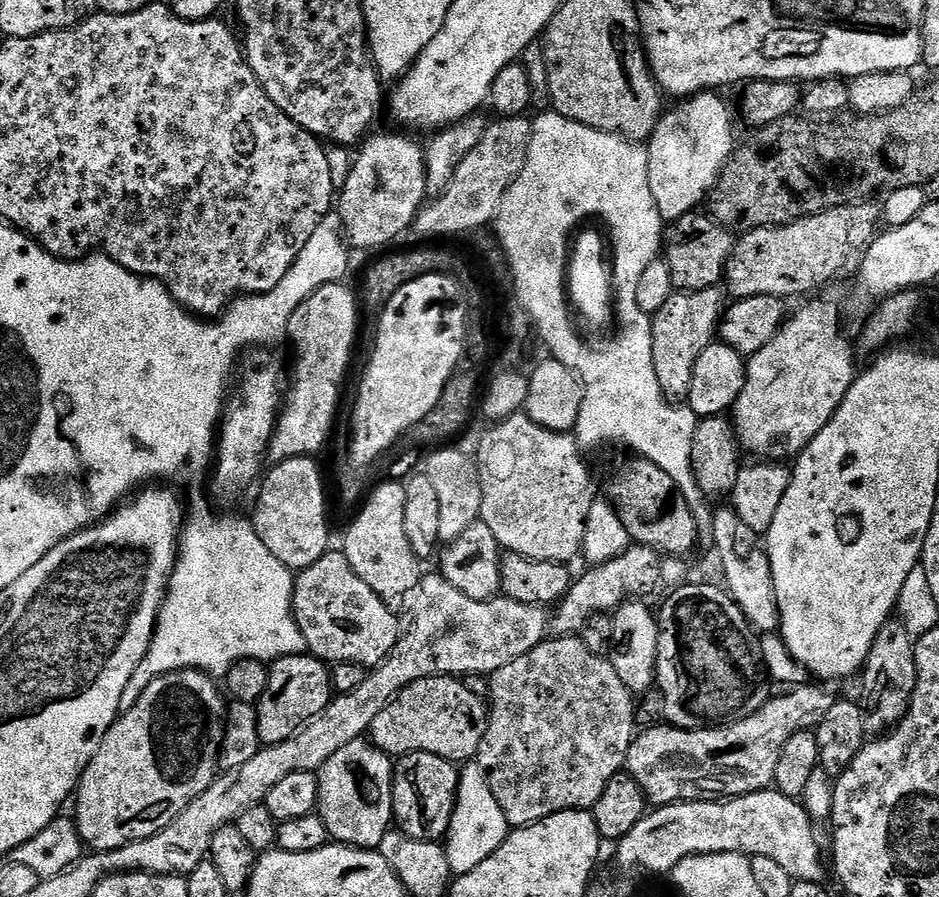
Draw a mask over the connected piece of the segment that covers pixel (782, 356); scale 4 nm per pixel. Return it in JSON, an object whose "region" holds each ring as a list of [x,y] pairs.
{"region":[[[834,296],[812,300],[797,316],[787,317],[772,341],[747,357],[742,394],[738,394],[730,409],[730,421],[739,447],[747,455],[748,452],[752,455],[749,457],[763,458],[768,462],[791,461],[828,425],[830,418],[834,418],[838,406],[842,406],[842,398],[846,398],[858,375],[852,336],[844,325],[847,312],[847,306]]]}

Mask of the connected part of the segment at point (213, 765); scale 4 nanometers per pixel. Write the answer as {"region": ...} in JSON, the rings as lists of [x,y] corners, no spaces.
{"region":[[[196,669],[171,672],[169,675],[162,675],[155,679],[143,691],[142,696],[138,698],[138,702],[134,702],[134,706],[130,706],[130,710],[121,712],[116,717],[115,722],[110,726],[110,730],[102,738],[102,742],[98,746],[94,758],[86,766],[86,770],[80,775],[80,783],[74,793],[74,801],[76,800],[74,821],[77,832],[83,843],[92,852],[109,852],[115,848],[126,846],[130,842],[138,842],[142,838],[150,838],[154,834],[158,834],[158,830],[165,828],[198,794],[204,793],[211,786],[218,775],[220,742],[223,739],[224,731],[222,711],[226,706],[226,702],[222,700],[215,684],[217,683],[207,673],[199,672]]]}

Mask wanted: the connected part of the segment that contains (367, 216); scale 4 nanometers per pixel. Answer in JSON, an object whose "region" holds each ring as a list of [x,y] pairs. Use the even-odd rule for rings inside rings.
{"region":[[[388,132],[385,136],[369,135],[359,145],[360,153],[357,154],[344,184],[342,180],[342,187],[338,192],[338,219],[342,225],[343,235],[353,249],[384,248],[391,240],[398,239],[407,228],[409,231],[415,225],[416,215],[424,207],[429,195],[424,149],[423,143],[419,144],[408,136],[399,136],[396,132]]]}

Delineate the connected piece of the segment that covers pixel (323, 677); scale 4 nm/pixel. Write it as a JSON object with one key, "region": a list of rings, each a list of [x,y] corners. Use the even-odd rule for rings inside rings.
{"region":[[[311,654],[284,656],[280,660],[271,661],[265,689],[254,704],[261,745],[286,742],[290,734],[318,715],[332,701],[333,695],[332,674],[325,661]]]}

